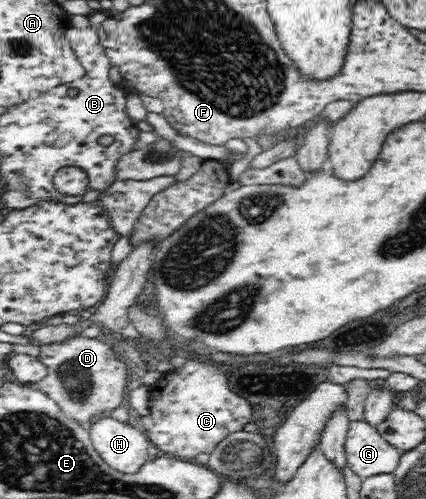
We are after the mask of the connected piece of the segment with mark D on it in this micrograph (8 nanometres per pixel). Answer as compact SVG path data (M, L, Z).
M77 333L61 342L42 345L38 358L45 364L47 376L33 386L56 401L66 417L78 421L83 426L90 426L96 418L109 415L114 408L121 406L124 390L129 381L128 370L122 361L116 359L112 347L100 338L82 337L80 333Z

